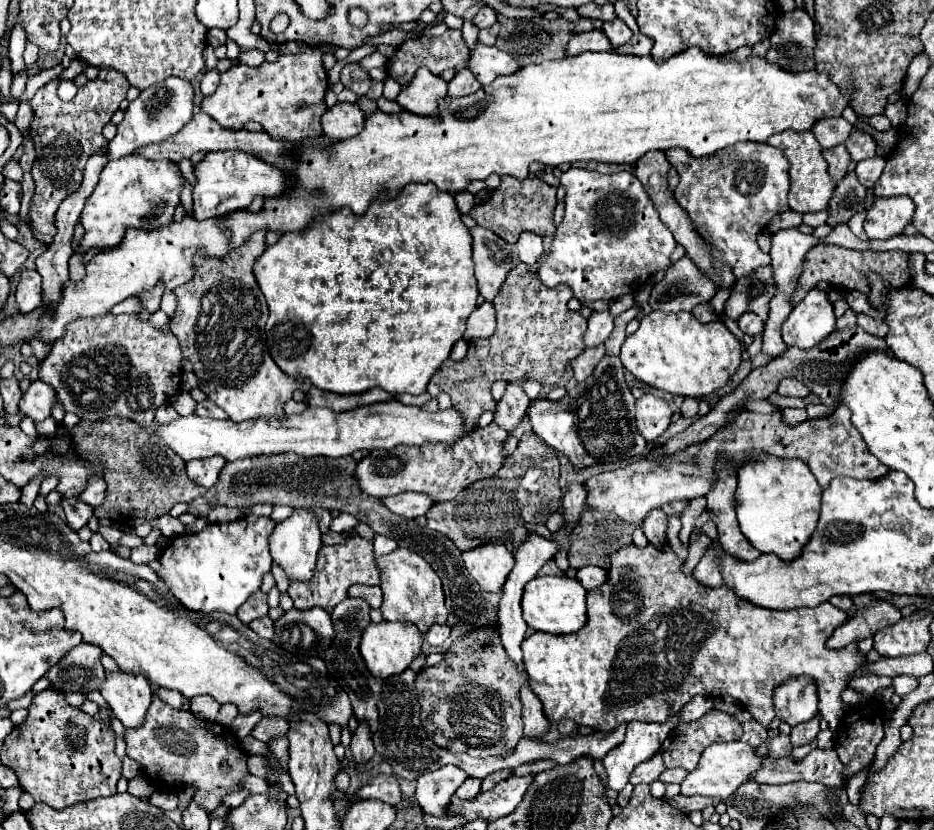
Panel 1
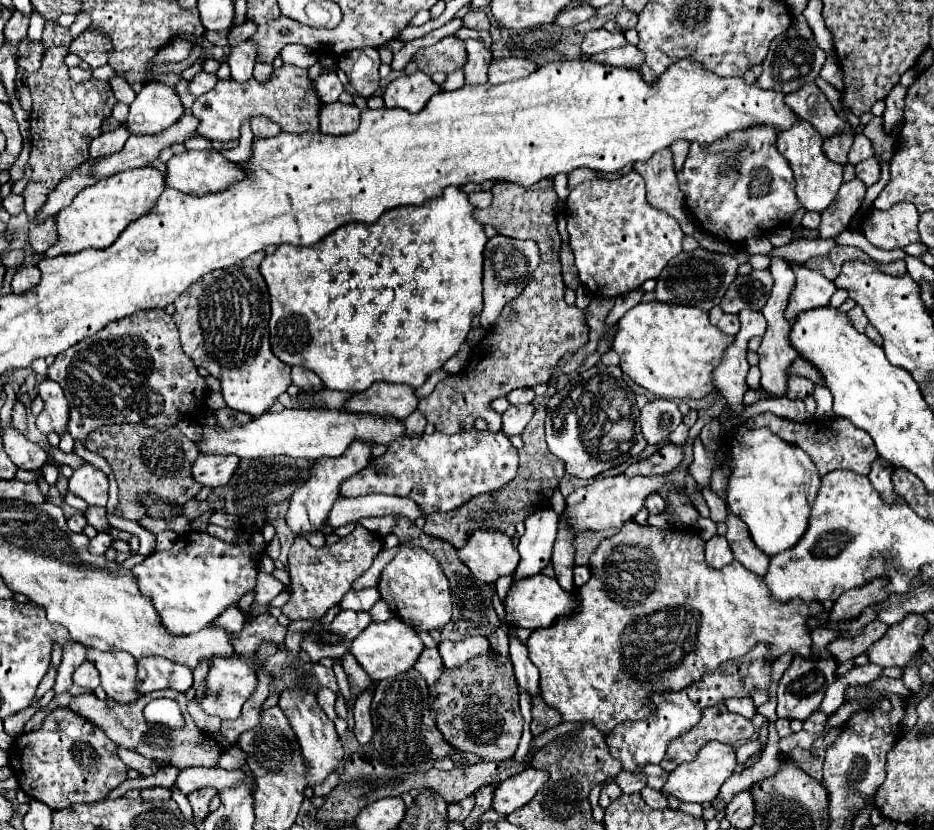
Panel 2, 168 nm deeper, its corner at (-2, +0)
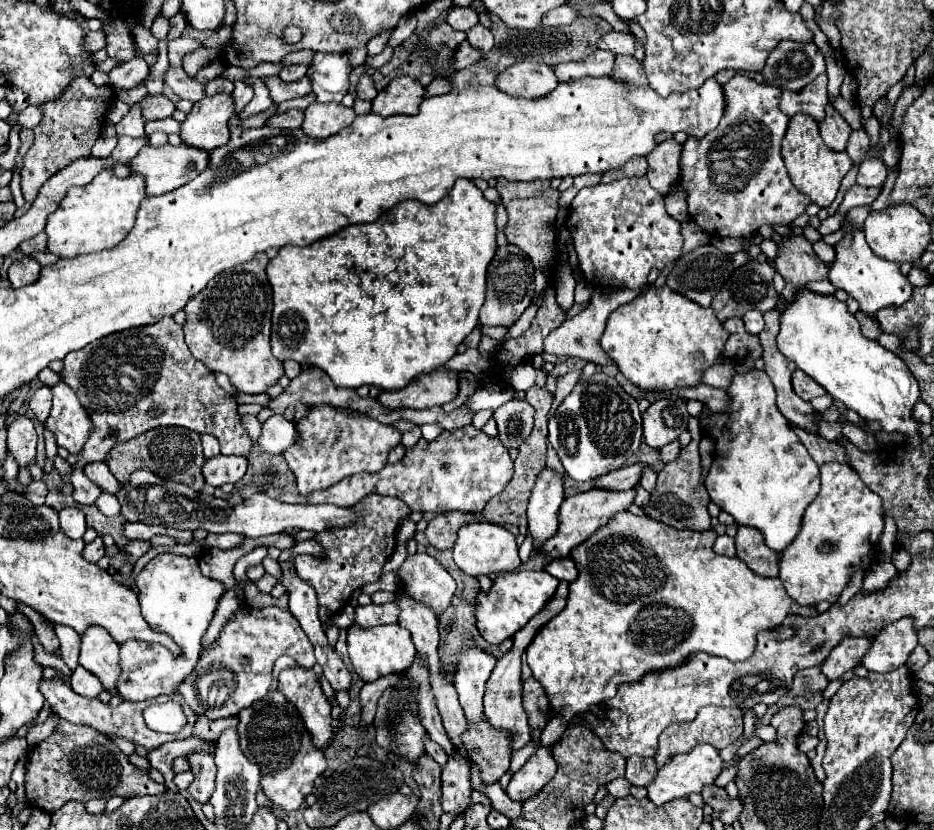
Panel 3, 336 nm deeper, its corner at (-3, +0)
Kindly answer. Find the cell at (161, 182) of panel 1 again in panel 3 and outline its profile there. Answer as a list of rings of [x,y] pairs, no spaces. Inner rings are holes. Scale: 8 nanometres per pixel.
[[[101,170],[91,184],[73,186],[67,190],[59,208],[47,218],[47,250],[59,258],[75,258],[121,242],[133,228],[139,202],[145,198],[145,180],[141,176],[117,178],[109,170]]]

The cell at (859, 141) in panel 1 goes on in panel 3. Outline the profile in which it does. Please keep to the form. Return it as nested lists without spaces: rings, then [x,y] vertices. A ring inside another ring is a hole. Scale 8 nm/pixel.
[[[853,130],[851,136],[849,136],[849,142],[847,142],[847,154],[851,156],[851,160],[857,164],[861,162],[863,154],[867,152],[869,148],[869,136],[865,134],[865,130]]]

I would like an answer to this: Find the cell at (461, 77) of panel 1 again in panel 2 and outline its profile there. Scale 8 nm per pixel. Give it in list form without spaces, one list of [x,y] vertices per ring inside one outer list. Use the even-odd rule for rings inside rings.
[[[466,40],[466,52],[468,52],[468,62],[464,64],[464,76],[468,86],[484,84],[488,82],[486,72],[488,72],[488,60],[492,60],[492,52],[478,40]]]

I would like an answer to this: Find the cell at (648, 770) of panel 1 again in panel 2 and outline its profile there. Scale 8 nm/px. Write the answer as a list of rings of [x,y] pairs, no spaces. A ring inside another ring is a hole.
[[[620,772],[614,781],[622,788],[624,794],[634,794],[646,786],[646,774],[642,774],[642,772]]]

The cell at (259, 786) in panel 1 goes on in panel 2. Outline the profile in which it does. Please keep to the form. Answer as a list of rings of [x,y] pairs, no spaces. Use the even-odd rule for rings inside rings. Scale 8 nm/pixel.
[[[186,768],[178,774],[176,788],[182,794],[192,794],[200,788],[216,788],[222,792],[224,788],[234,788],[246,784],[254,790],[254,778],[248,776],[244,770],[222,770],[222,768]]]

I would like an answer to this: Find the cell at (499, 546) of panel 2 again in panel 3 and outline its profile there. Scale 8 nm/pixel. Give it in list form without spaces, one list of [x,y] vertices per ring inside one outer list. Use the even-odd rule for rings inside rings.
[[[471,522],[459,528],[457,542],[453,546],[453,560],[463,572],[471,576],[487,574],[491,578],[495,578],[501,572],[515,572],[521,566],[515,536],[503,526],[489,522]]]

